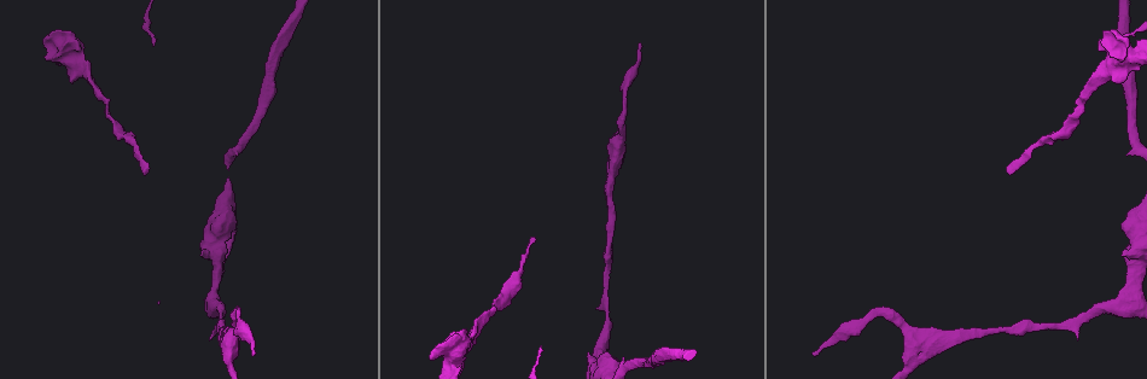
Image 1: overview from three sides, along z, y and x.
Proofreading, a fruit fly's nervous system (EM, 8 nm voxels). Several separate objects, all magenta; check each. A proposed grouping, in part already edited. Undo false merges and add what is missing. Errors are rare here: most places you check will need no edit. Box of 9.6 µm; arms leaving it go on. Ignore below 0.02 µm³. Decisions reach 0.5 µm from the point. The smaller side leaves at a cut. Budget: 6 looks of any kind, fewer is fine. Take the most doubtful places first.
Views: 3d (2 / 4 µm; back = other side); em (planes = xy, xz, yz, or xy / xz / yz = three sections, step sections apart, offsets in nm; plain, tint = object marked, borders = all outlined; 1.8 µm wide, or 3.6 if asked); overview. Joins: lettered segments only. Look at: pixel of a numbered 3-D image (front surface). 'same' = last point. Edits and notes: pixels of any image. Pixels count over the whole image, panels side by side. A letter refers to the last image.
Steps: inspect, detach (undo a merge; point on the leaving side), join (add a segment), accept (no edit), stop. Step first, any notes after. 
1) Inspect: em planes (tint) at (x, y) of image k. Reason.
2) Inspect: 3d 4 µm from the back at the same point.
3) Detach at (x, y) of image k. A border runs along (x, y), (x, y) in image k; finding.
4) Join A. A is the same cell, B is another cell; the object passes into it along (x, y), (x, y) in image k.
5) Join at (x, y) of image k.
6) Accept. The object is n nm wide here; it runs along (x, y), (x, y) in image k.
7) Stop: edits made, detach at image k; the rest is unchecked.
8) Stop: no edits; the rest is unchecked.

Inspect: em xy step 16 (borders) at (932, 342) of image 1. Three arms meet.

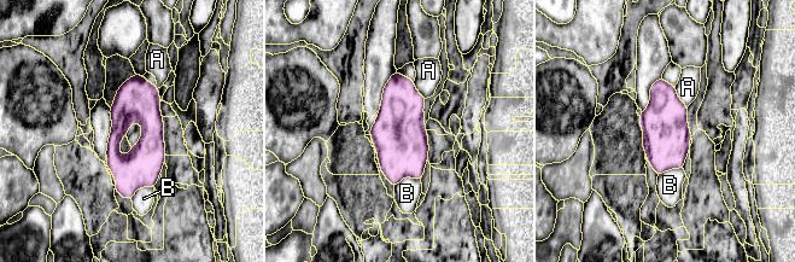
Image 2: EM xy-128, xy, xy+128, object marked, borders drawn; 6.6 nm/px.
Accept. The object is 160 nm wide here; A and B are other cells; it runs along (138, 77), (148, 156), (127, 196) in image 2; all the same neuron.

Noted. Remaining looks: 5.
Inspect: em planes (borders) at (1123, 256) of image 1. Thick end.

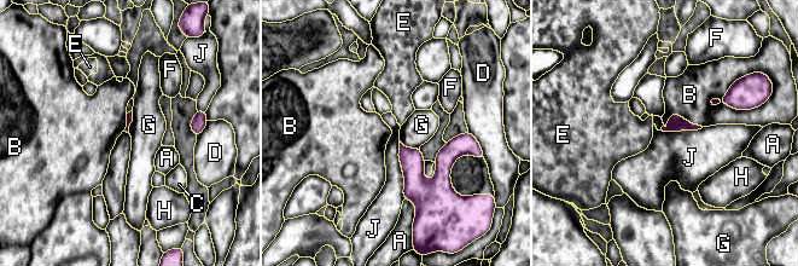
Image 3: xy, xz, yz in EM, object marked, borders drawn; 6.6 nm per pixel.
Accept. A, B, C, D, E, F, G, H and J are other cells; a border runs along (398, 142), (405, 198) in image 3; none of them fits.

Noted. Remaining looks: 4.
Inspect: em planes (tint) at (431, 356) of image 1.

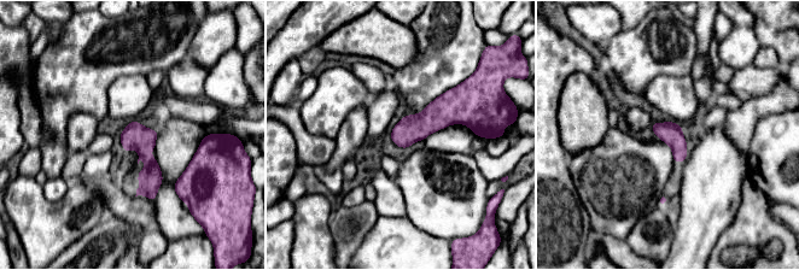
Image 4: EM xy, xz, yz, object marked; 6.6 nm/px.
Inspect: em planes (borders) at the same point.

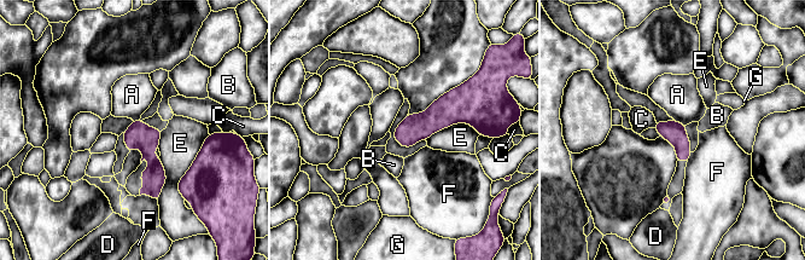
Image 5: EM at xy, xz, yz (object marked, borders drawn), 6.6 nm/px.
Accept. The object is 150 nm wide here; the longest contact is with E, 460 nm; A, B, C, D, E, F and G are other cells; no lettered segment goes on from it.

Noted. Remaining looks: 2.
Stop: no edits; the rest is unchecked.

